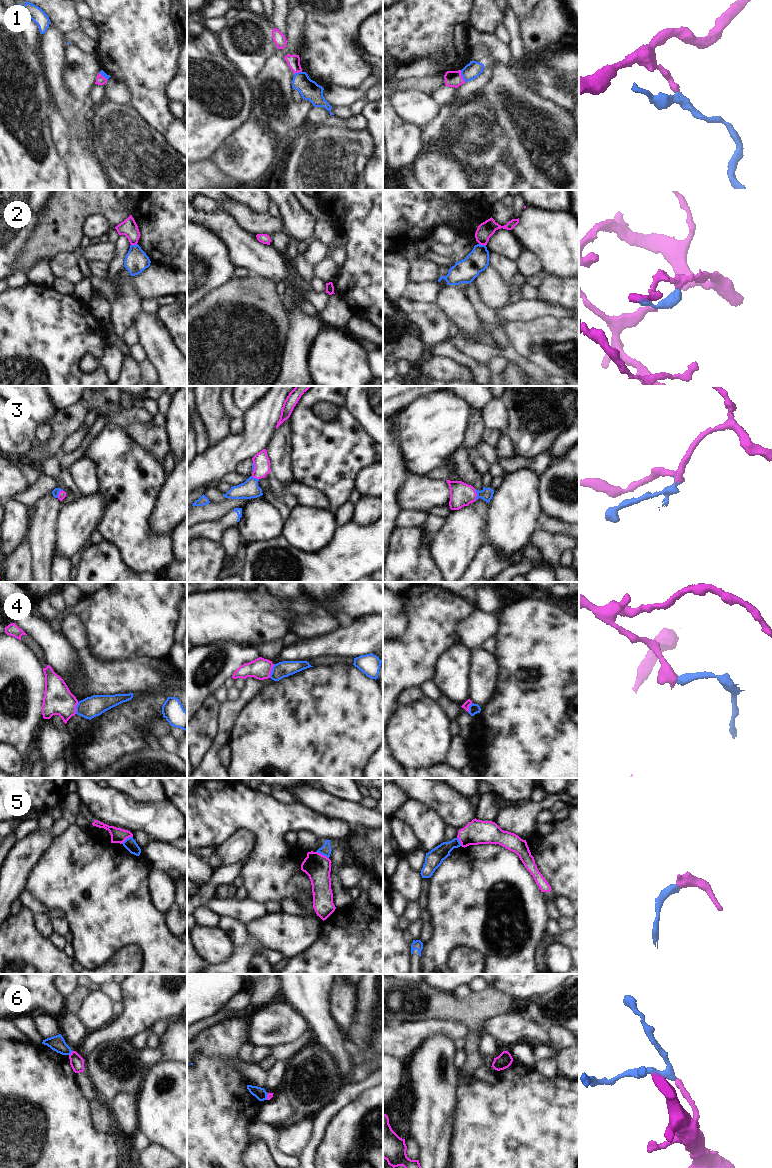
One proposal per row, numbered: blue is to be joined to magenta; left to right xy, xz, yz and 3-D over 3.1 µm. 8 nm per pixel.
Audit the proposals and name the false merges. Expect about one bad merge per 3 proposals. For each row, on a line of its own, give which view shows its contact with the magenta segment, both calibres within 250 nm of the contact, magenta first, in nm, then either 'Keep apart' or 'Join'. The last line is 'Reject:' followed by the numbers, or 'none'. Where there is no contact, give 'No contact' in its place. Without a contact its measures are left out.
1: Touches magenta in yz. Thickness 130 nm (magenta) against 130 nm. Keep apart
2: Touches magenta in yz. Thickness 140 nm (magenta) against 180 nm. Keep apart
3: Touches magenta in yz. Thickness 190 nm (magenta) against 100 nm. Join
4: Touches magenta in xz. Thickness 170 nm (magenta) against 130 nm. Keep apart
5: Touches magenta in xz. Thickness 200 nm (magenta) against 90 nm. Keep apart
6: Touches magenta in xy. Thickness 110 nm (magenta) against 130 nm. Keep apart
Reject: 1, 2, 4, 5, 6

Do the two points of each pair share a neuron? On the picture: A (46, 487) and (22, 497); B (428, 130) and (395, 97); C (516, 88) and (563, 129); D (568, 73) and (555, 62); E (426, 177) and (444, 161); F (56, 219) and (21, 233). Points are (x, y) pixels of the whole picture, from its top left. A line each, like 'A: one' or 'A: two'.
A: one
B: two
C: one
D: one
E: one
F: two

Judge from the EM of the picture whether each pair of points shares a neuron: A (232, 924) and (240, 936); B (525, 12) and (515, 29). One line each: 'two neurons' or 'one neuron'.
A: one neuron
B: two neurons

